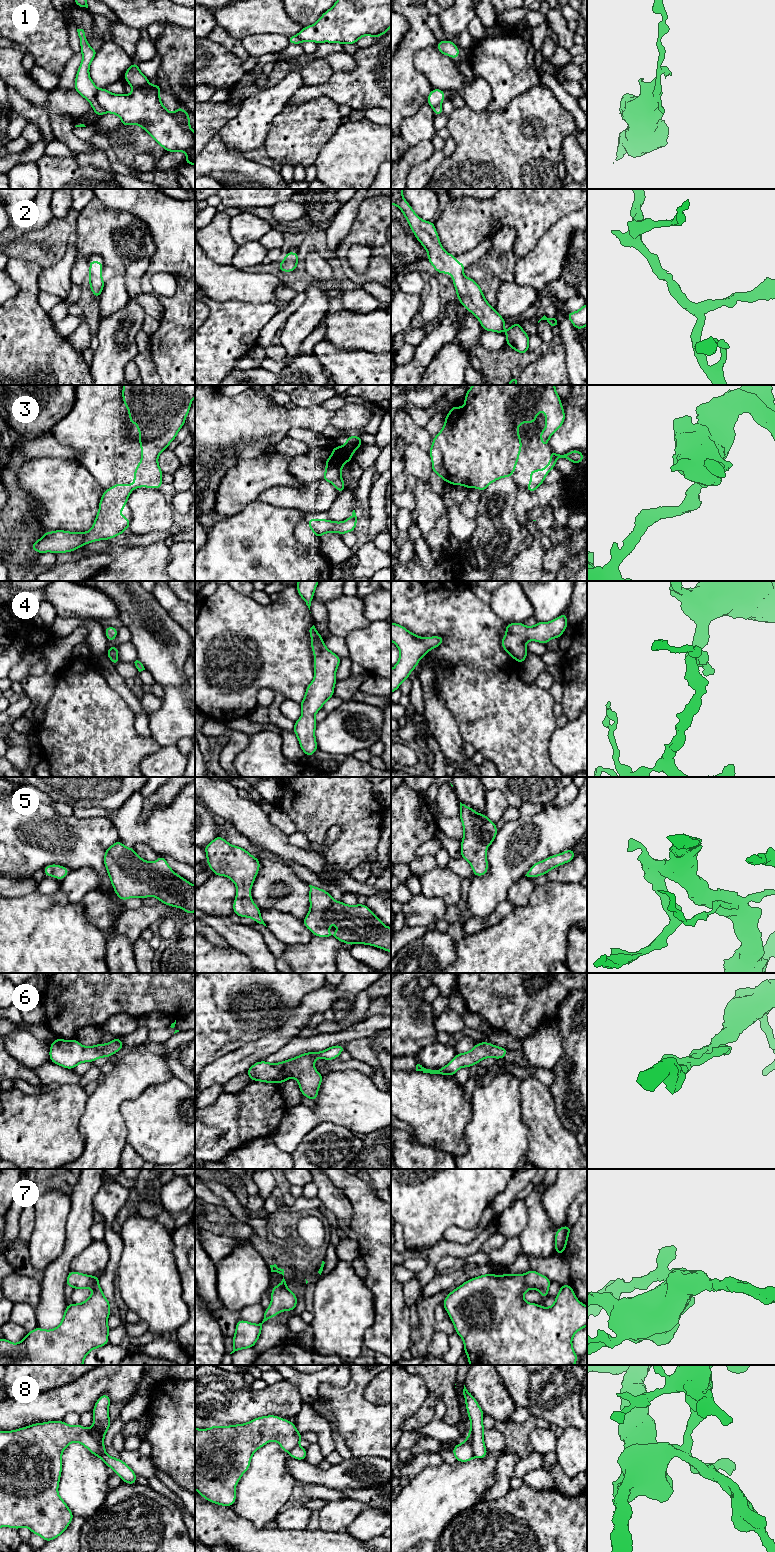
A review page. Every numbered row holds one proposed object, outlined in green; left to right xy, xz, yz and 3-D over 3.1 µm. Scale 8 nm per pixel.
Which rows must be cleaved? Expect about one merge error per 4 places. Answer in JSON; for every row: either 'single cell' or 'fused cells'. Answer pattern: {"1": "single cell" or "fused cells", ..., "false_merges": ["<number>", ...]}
{"1": "fused cells", "2": "single cell", "3": "single cell", "4": "single cell", "5": "single cell", "6": "single cell", "7": "single cell", "8": "fused cells", "false_merges": ["1", "8"]}

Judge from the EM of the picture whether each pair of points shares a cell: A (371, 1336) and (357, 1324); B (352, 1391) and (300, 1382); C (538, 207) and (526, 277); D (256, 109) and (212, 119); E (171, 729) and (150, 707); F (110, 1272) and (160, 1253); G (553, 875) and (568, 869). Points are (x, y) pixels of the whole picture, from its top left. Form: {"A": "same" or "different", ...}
{"A": "different", "B": "different", "C": "different", "D": "different", "E": "different", "F": "different", "G": "same"}

